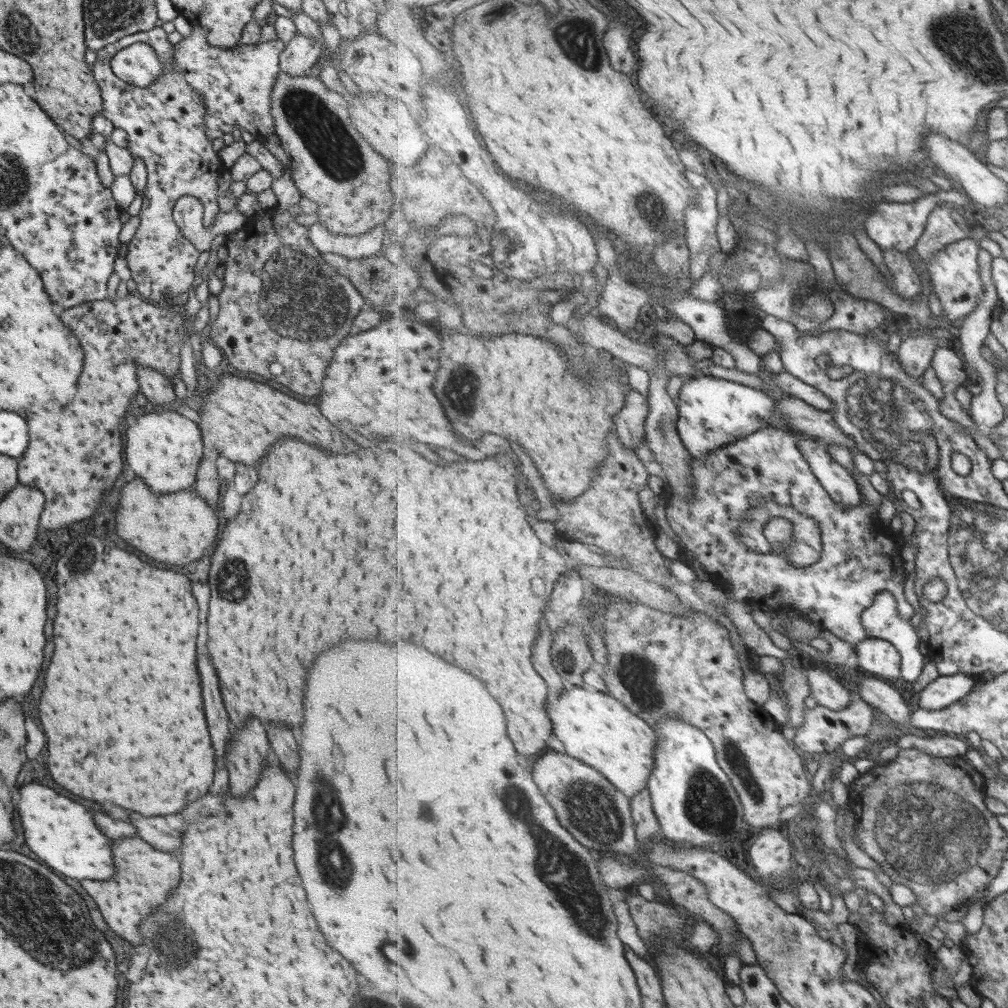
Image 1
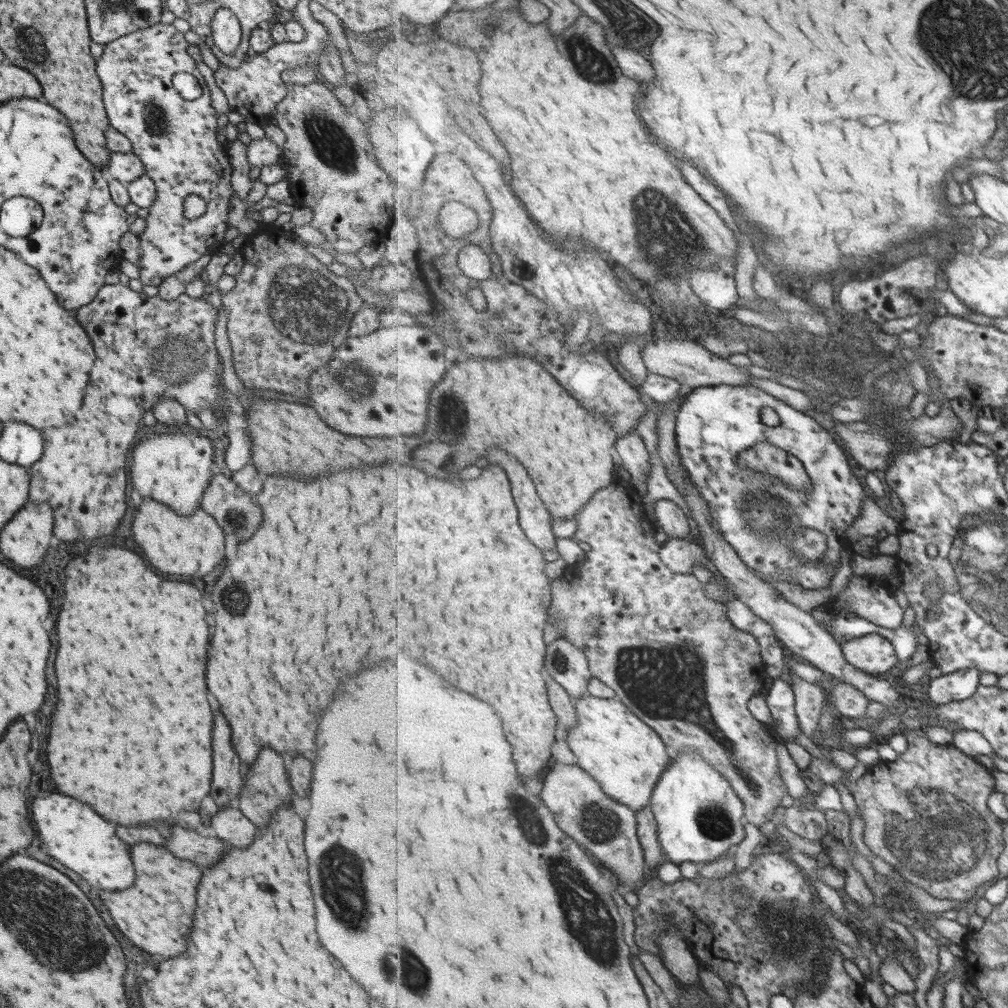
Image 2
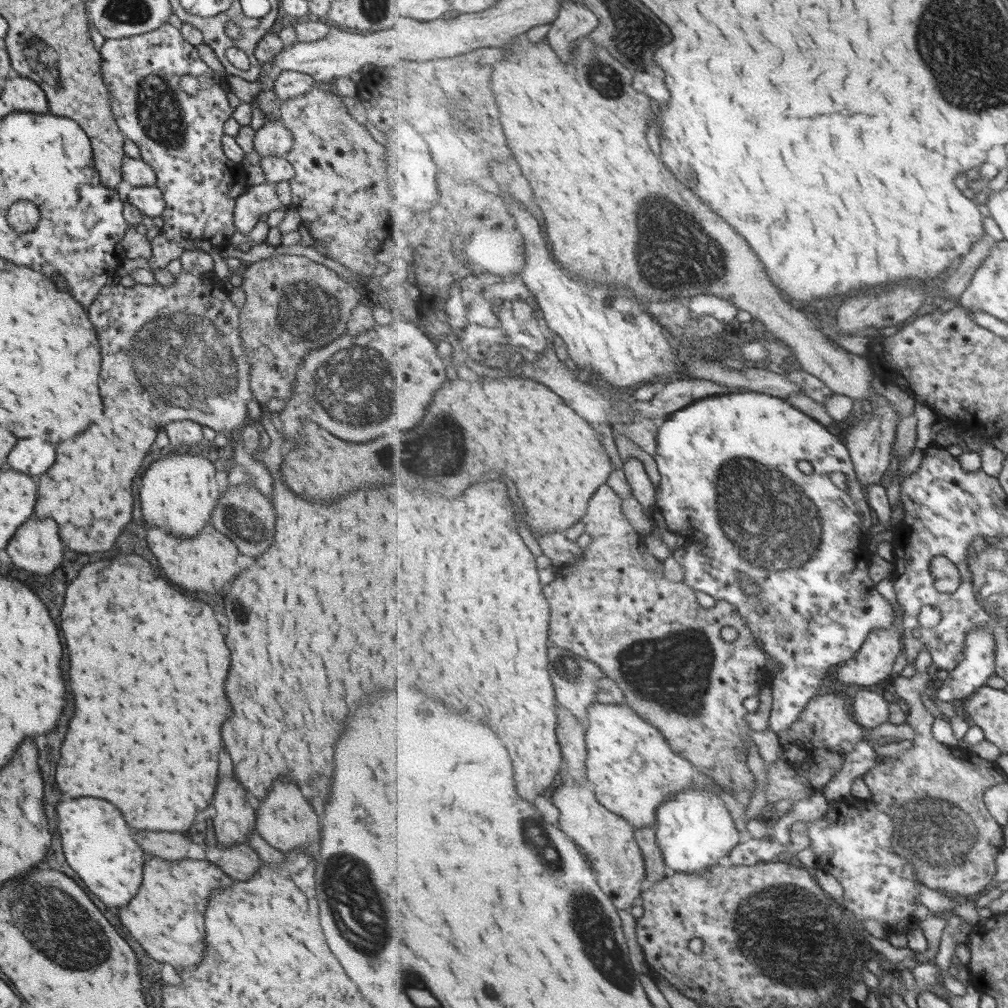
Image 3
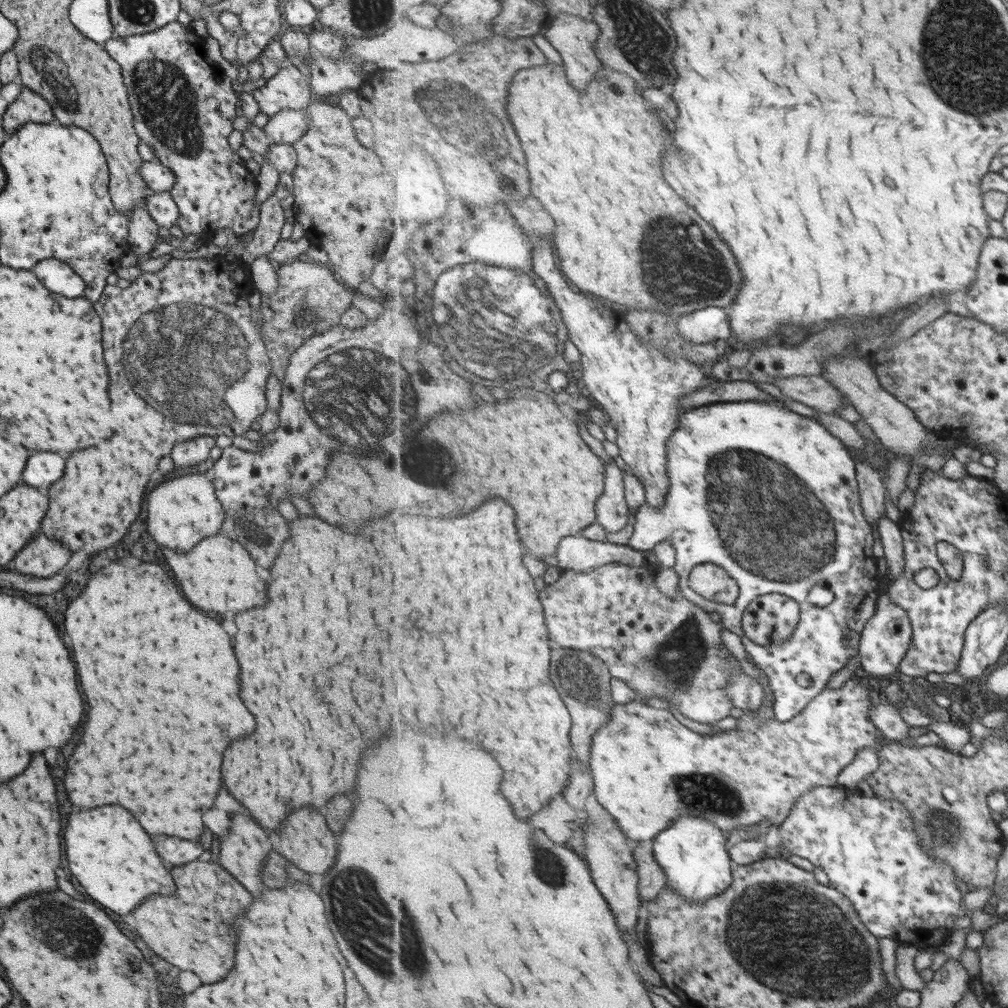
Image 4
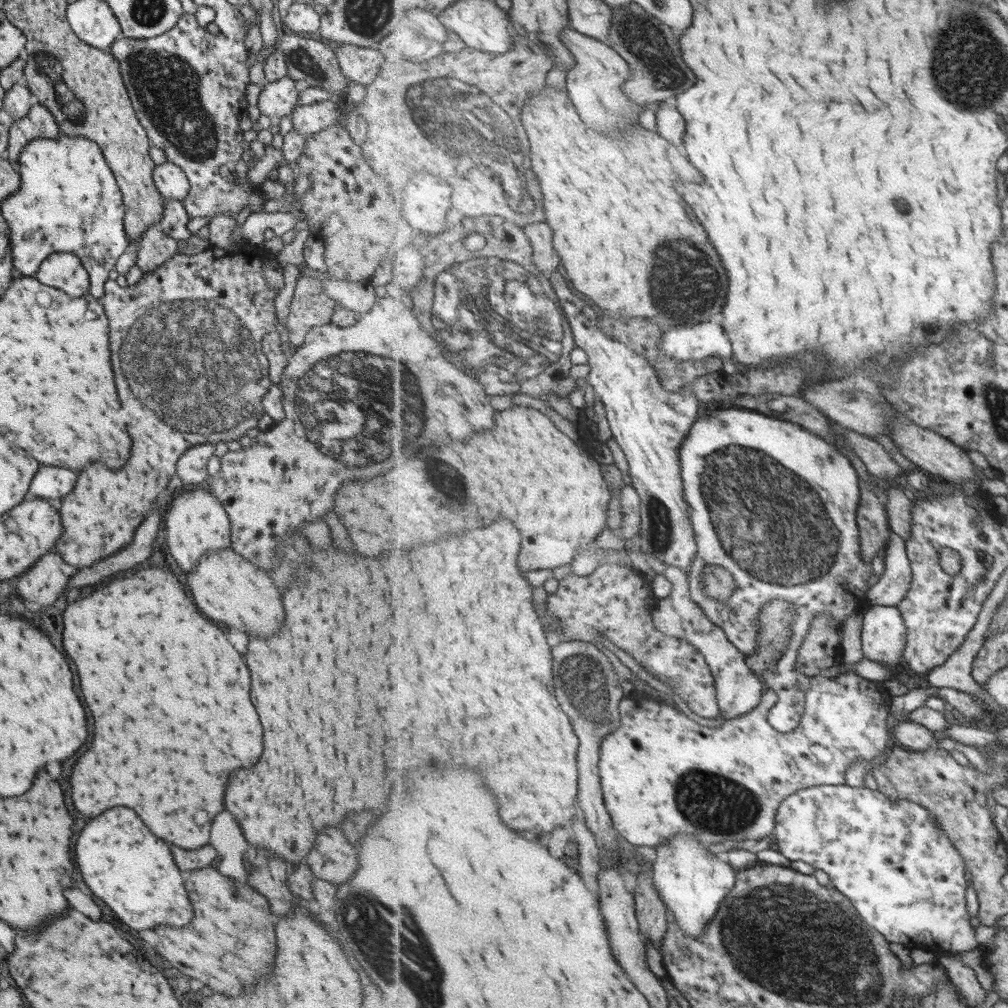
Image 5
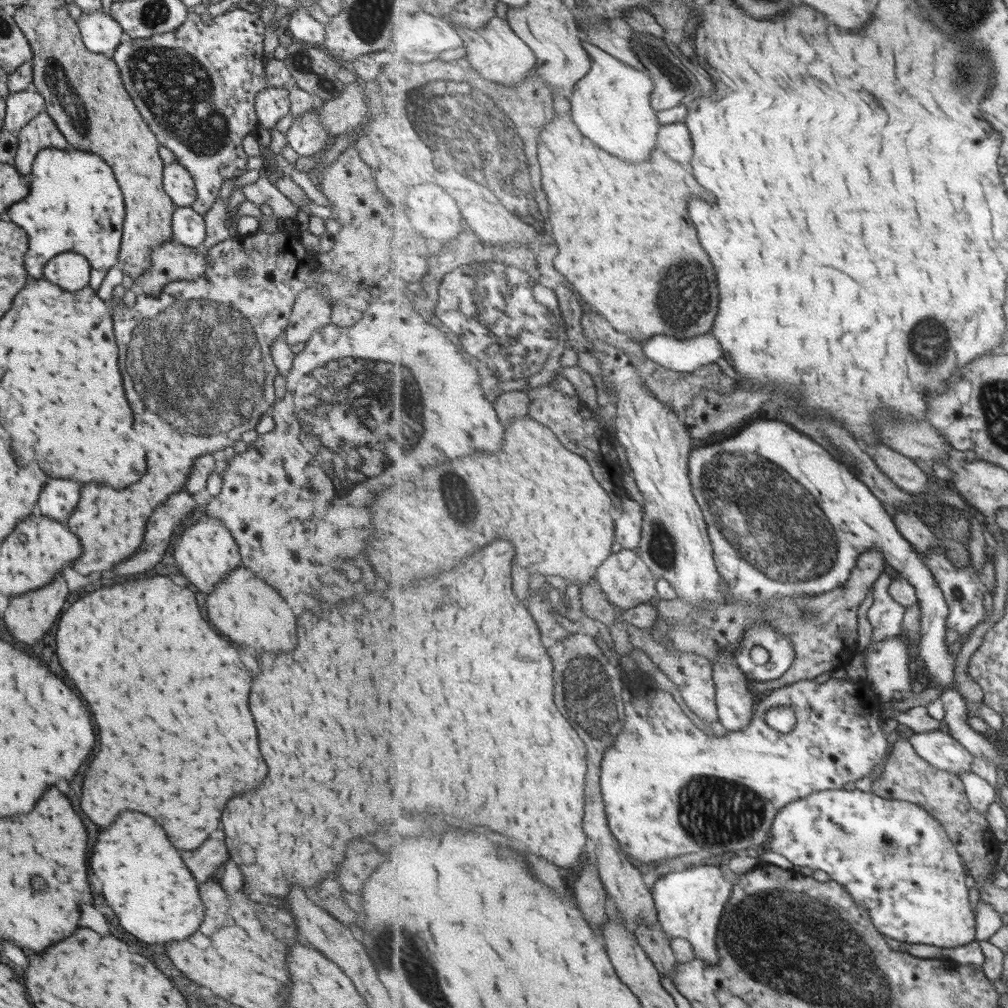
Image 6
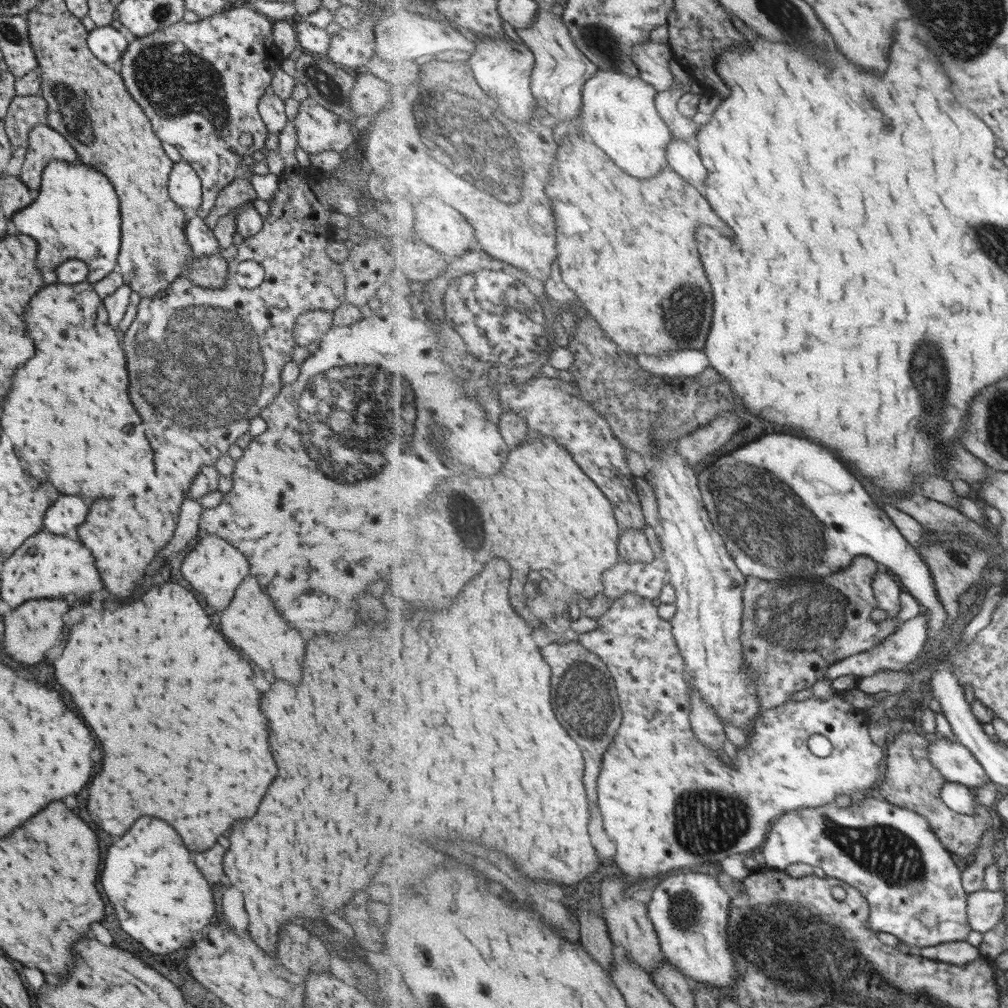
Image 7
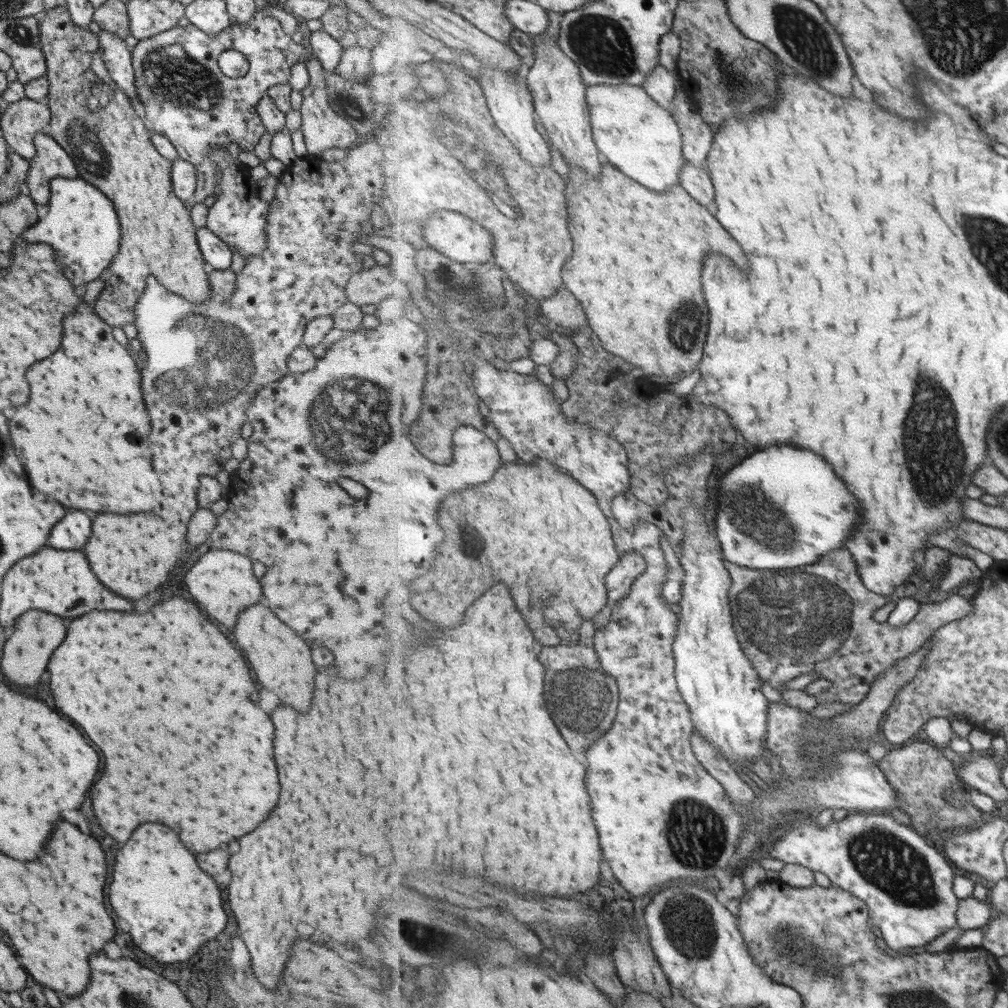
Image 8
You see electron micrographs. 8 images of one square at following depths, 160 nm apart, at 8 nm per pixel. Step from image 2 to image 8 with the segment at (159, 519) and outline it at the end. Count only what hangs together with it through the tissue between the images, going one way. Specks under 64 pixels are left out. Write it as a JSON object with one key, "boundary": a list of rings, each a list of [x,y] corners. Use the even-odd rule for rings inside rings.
{"boundary":[[[263,596],[255,604],[246,606],[237,613],[233,638],[237,646],[245,652],[249,668],[253,670],[263,688],[271,690],[279,696],[283,704],[289,704],[299,712],[305,712],[309,708],[315,676],[315,666],[311,662],[309,648],[305,648],[303,637],[274,616]]]}

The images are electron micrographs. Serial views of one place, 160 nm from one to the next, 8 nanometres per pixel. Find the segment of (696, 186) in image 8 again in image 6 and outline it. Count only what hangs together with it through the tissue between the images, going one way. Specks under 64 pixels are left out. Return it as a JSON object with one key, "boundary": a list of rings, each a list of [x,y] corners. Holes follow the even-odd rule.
{"boundary":[[[685,122],[662,125],[658,145],[665,151],[665,154],[671,156],[686,168],[693,168],[691,162],[693,156],[695,156],[694,143]]]}

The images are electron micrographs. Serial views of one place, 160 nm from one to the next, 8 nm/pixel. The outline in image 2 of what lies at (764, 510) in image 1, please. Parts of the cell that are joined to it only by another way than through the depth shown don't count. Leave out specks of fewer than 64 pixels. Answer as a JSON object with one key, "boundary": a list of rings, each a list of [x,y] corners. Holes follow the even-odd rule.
{"boundary":[[[717,385],[692,389],[677,413],[676,437],[682,463],[688,470],[688,473],[694,482],[694,487],[697,487],[699,492],[705,497],[705,500],[707,500],[715,521],[715,528],[718,528],[719,532],[725,537],[725,540],[733,545],[733,548],[737,551],[738,556],[743,559],[743,562],[745,562],[751,570],[769,580],[776,579],[784,570],[789,569],[790,572],[795,572],[796,574],[795,578],[793,578],[794,584],[800,585],[801,588],[805,590],[829,589],[830,581],[835,575],[835,573],[830,570],[830,566],[835,567],[837,564],[837,572],[839,566],[841,566],[841,552],[846,550],[849,557],[852,555],[851,546],[853,543],[850,542],[850,538],[848,537],[848,530],[852,528],[852,524],[861,516],[861,513],[863,513],[866,489],[863,488],[863,484],[853,476],[853,470],[851,470],[849,460],[847,460],[847,454],[843,452],[843,448],[839,448],[837,440],[835,440],[827,430],[823,430],[823,426],[817,424],[811,416],[804,414],[803,411],[797,410],[796,407],[789,406],[789,403],[783,402],[783,400],[779,398],[775,398],[775,396],[769,394],[768,391],[755,387],[754,385]],[[767,406],[775,410],[776,414],[779,416],[779,425],[769,427],[761,422],[761,410],[767,408]],[[767,441],[769,441],[771,445],[778,446],[779,448],[786,450],[788,453],[795,455],[805,465],[806,471],[812,478],[812,490],[795,490],[790,484],[783,483],[778,478],[773,481],[762,472],[757,472],[750,468],[739,469],[739,466],[735,464],[735,458],[739,456],[739,452],[749,450],[749,448],[755,446],[757,442]],[[823,542],[828,542],[828,551],[825,553],[825,557],[823,557],[823,559],[811,560],[811,546],[819,546],[819,544],[823,546]]]}

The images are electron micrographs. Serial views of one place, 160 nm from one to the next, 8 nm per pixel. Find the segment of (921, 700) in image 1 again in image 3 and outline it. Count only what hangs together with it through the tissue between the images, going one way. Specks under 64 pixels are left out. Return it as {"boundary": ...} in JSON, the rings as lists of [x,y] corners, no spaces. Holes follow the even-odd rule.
{"boundary":[[[977,627],[968,634],[958,667],[948,671],[947,677],[941,681],[937,699],[947,703],[969,699],[995,674],[995,637],[989,627]]]}

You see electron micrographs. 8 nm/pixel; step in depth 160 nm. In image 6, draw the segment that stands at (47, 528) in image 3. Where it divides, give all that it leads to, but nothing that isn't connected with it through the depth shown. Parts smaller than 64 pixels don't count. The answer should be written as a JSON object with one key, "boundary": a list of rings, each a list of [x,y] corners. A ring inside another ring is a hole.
{"boundary":[[[57,575],[53,582],[41,585],[39,588],[33,589],[23,594],[12,596],[3,612],[3,620],[5,620],[5,628],[11,632],[11,636],[15,634],[15,640],[29,646],[35,644],[47,628],[51,628],[51,624],[55,622],[63,602],[67,596],[67,588],[62,575]]]}

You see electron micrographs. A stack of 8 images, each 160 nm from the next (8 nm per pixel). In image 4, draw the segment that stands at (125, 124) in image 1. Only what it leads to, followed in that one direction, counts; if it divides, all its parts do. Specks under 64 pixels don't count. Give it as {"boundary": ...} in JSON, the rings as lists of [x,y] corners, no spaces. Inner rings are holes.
{"boundary":[[[175,20],[148,33],[110,38],[102,47],[120,66],[135,135],[142,144],[151,148],[154,160],[166,166],[174,176],[170,195],[179,213],[175,225],[179,226],[182,234],[201,238],[200,234],[207,232],[209,240],[212,240],[216,232],[226,227],[230,227],[237,236],[254,230],[260,207],[254,202],[256,177],[227,143],[236,117],[235,103],[239,100],[231,90],[233,80],[207,57],[204,37],[197,35],[189,25]]]}

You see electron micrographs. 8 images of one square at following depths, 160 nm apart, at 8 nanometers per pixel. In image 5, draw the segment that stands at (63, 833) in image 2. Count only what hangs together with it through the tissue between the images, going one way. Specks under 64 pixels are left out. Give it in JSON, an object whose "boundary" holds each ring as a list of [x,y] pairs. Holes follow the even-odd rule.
{"boundary":[[[115,806],[99,814],[97,818],[89,820],[75,838],[73,844],[73,860],[79,874],[83,876],[85,886],[101,900],[109,910],[127,926],[135,930],[147,930],[155,924],[169,924],[169,926],[183,926],[191,920],[191,904],[187,900],[187,892],[181,884],[181,874],[169,856],[169,848],[163,840],[155,838],[139,816],[133,810],[123,806]]]}

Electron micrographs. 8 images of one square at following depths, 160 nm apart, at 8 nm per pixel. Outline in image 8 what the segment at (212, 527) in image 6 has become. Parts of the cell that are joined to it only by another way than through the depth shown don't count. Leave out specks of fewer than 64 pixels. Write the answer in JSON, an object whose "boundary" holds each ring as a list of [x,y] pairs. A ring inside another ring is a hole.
{"boundary":[[[211,549],[185,572],[183,584],[187,592],[195,598],[199,608],[207,612],[207,616],[215,618],[229,630],[235,624],[235,616],[246,606],[255,604],[262,596],[257,578],[251,572],[251,559],[245,555],[225,549]]]}

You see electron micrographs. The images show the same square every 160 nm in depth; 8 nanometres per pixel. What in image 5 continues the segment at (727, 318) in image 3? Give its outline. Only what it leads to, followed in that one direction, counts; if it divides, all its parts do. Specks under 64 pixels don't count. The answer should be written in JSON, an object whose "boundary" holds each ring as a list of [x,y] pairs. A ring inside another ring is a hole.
{"boundary":[[[710,321],[665,330],[658,348],[662,350],[661,356],[673,357],[687,365],[707,356],[725,359],[733,355],[728,332],[722,324]]]}

